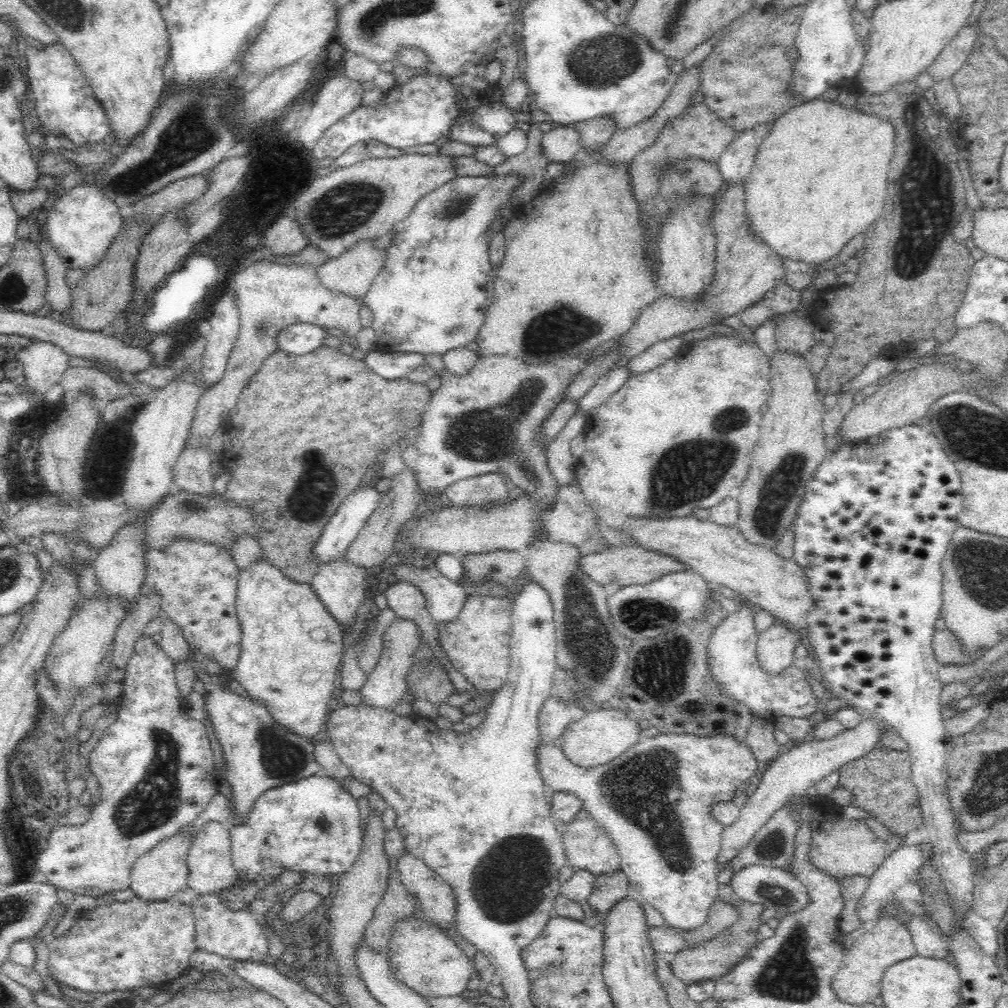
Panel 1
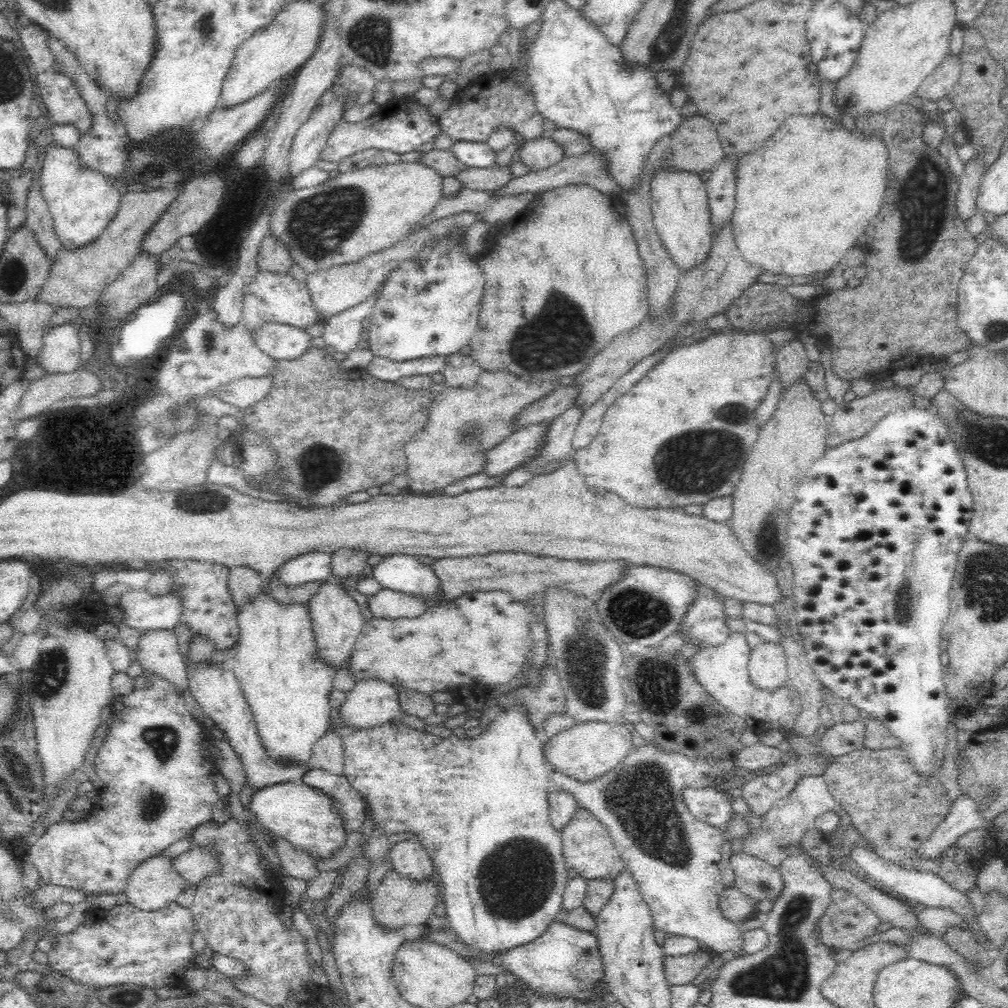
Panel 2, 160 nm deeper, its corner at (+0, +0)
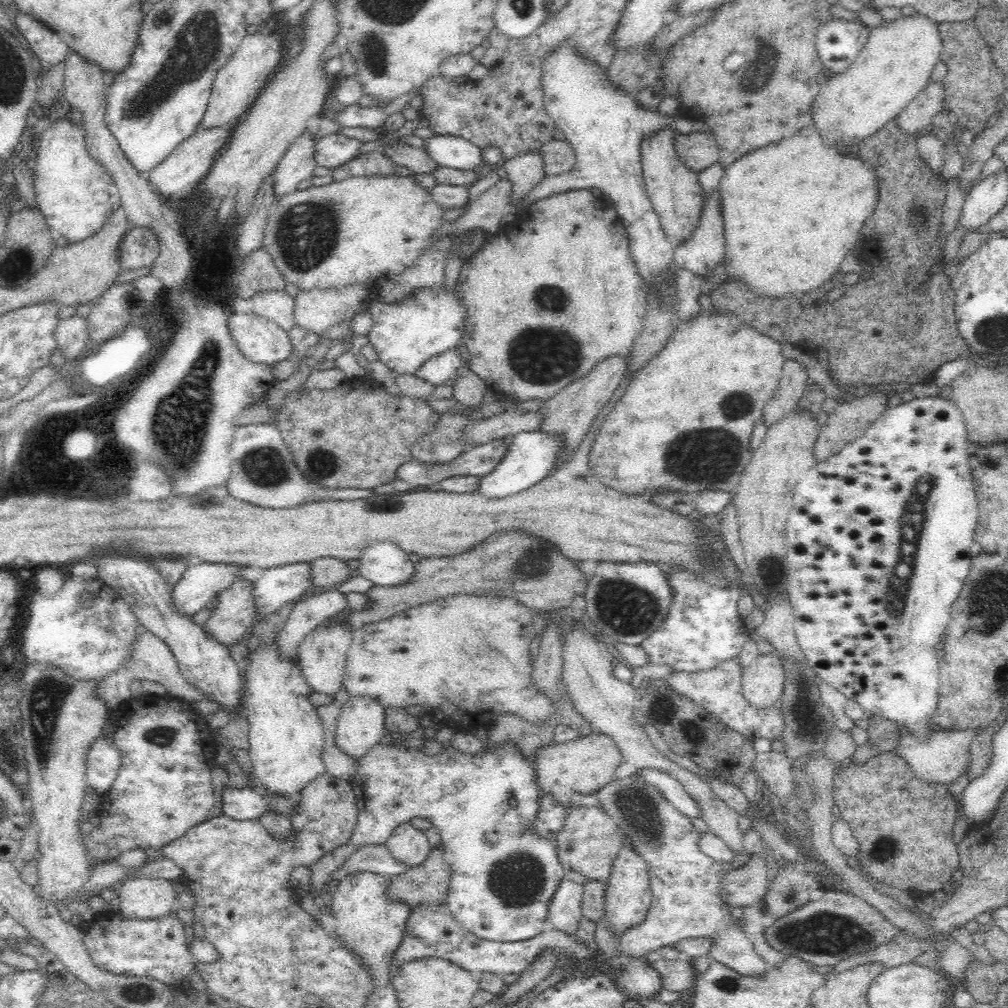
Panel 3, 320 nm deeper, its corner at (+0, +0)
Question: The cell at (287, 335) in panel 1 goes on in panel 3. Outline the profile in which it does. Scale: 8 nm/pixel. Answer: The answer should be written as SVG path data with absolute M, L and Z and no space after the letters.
M233 312L227 325L239 352L252 362L274 365L290 356L295 348L286 330L254 313Z

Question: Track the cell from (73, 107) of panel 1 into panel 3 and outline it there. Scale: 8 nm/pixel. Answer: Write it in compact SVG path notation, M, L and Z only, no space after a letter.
M19 10L14 24L28 41L33 54L39 59L43 72L61 63L71 54L71 48L62 37L42 21Z

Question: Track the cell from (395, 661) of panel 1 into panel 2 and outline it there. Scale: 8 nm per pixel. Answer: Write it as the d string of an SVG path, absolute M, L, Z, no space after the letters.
M360 680L356 681L353 690L347 693L344 704L335 711L336 720L342 720L342 725L353 728L354 730L368 730L390 723L393 718L400 717L399 693L392 685L380 680Z

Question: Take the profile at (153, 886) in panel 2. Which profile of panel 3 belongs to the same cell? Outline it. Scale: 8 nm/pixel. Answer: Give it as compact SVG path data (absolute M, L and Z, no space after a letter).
M168 878L127 880L118 890L118 911L128 920L160 919L174 909L181 885Z

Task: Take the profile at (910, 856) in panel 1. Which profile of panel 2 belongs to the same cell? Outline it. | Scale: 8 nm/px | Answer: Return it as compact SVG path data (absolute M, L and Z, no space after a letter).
M961 794L953 802L946 818L930 834L930 838L916 848L916 853L924 859L935 859L942 856L945 849L956 843L966 832L976 828L988 828L990 825L980 815L976 801Z

